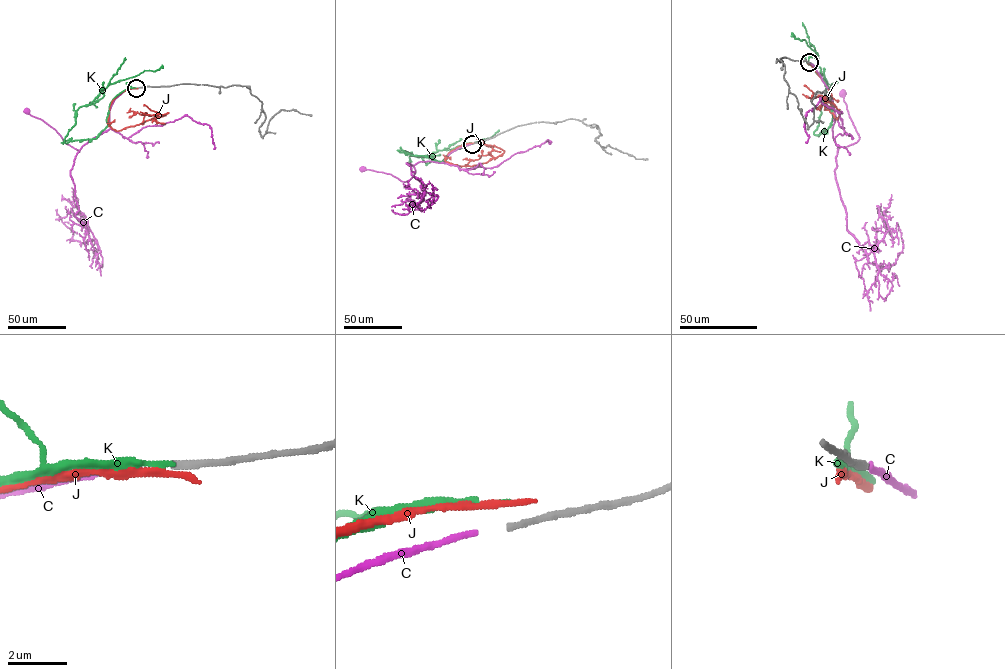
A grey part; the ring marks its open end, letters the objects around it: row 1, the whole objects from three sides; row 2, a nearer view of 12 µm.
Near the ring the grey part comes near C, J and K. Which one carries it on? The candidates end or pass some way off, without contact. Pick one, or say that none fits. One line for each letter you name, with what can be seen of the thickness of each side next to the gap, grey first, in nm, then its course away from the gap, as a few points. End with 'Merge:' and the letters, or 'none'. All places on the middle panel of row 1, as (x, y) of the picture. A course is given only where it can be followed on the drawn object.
C: Thickness 240 nm (grey) against 200 nm. Its course: (471, 144), (451, 152), (446, 163), (420, 161), (413, 165), (415, 172), (406, 181), (391, 174), (362, 169)
Merge: C

